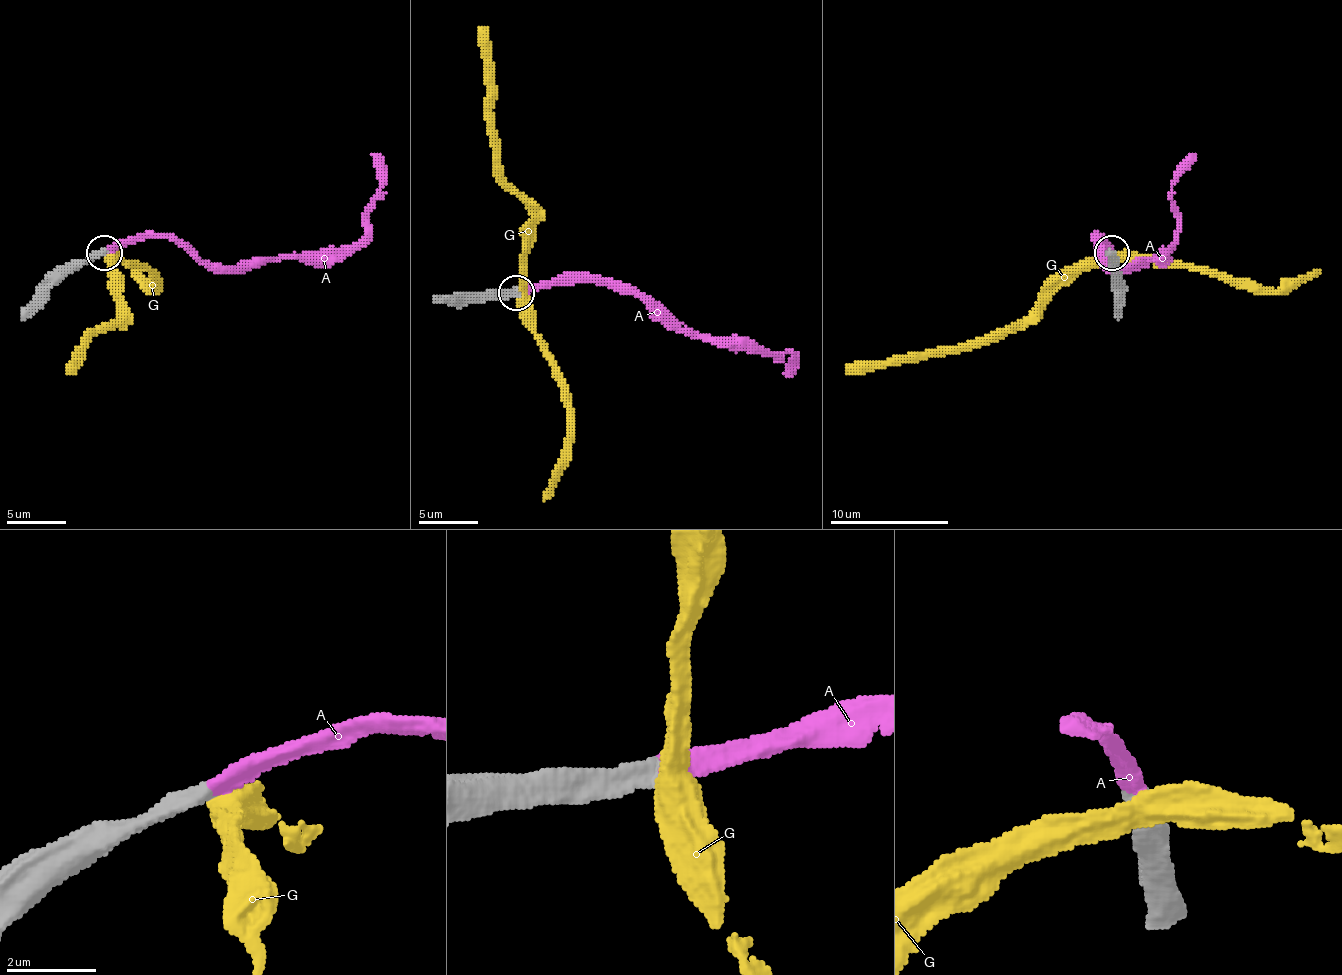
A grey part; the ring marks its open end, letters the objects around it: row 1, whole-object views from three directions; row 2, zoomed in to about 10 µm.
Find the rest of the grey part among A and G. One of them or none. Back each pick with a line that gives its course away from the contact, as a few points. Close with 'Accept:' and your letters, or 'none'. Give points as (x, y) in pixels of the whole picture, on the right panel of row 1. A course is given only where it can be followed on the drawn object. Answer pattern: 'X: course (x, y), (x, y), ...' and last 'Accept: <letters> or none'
A: course (1109, 252), (1100, 237), (1100, 255), (1112, 266), (1148, 261), (1165, 249), (1177, 234), (1171, 184), (1195, 154)
Accept: A

